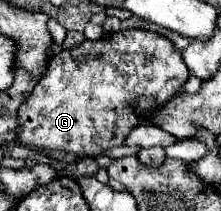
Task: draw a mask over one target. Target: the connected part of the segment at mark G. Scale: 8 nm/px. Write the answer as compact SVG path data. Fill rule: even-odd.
M125 30L125 32L107 34L95 42L85 40L75 48L61 50L49 62L47 72L33 88L25 106L21 106L21 122L17 128L19 142L29 148L49 148L49 150L65 150L73 154L97 156L107 148L121 146L127 134L135 126L143 124L143 118L139 118L139 114L133 112L131 106L137 106L139 110L153 110L151 106L159 106L177 92L181 92L187 78L189 78L189 68L183 62L181 50L177 50L173 42L169 42L167 38L155 32Z

